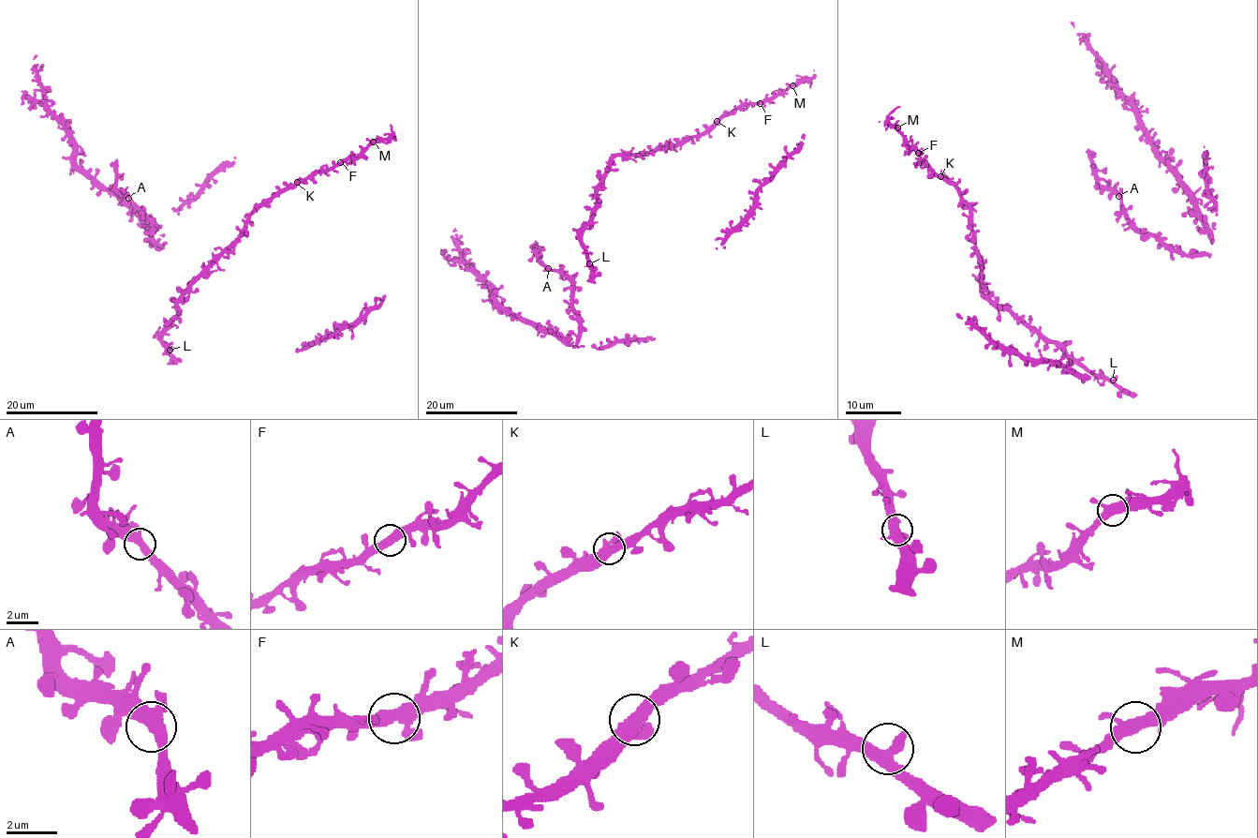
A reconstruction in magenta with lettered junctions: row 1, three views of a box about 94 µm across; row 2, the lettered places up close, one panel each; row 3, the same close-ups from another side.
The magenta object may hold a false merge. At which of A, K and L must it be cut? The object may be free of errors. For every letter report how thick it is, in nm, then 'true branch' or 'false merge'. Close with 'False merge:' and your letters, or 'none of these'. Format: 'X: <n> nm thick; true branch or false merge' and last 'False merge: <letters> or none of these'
A: 400 nm thick; true branch
K: 420 nm thick; true branch
L: 460 nm thick; true branch
False merge: none of these

